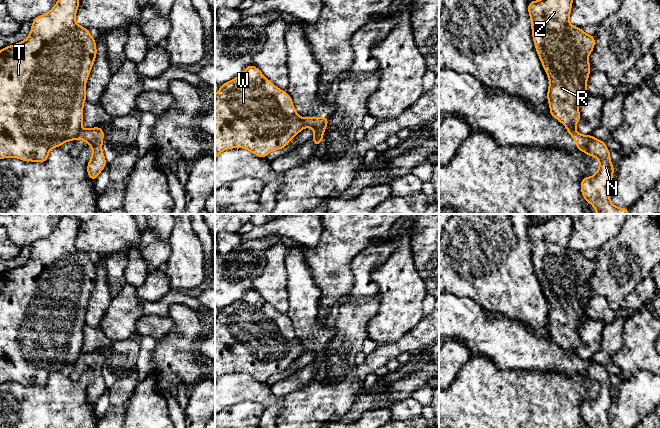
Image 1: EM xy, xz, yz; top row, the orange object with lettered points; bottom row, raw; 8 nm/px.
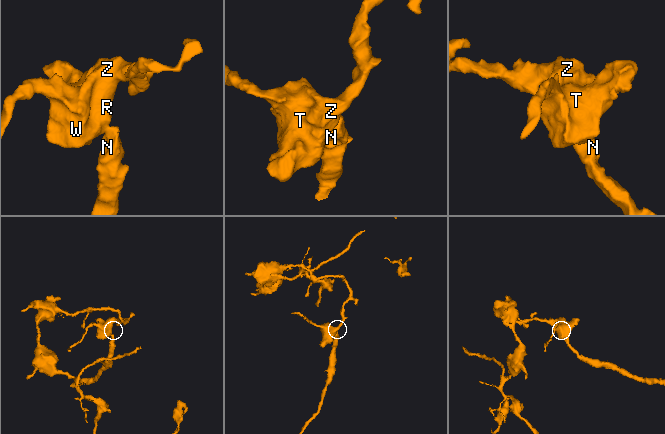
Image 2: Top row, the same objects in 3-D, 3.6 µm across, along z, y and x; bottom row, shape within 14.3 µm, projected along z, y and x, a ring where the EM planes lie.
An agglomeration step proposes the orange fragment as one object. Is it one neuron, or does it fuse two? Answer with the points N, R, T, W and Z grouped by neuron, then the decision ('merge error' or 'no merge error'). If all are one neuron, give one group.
groups N / R T W Z; merge error

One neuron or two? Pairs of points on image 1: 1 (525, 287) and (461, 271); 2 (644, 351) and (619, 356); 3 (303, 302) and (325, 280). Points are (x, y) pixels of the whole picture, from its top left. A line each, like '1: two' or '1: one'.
1: one
2: one
3: two

